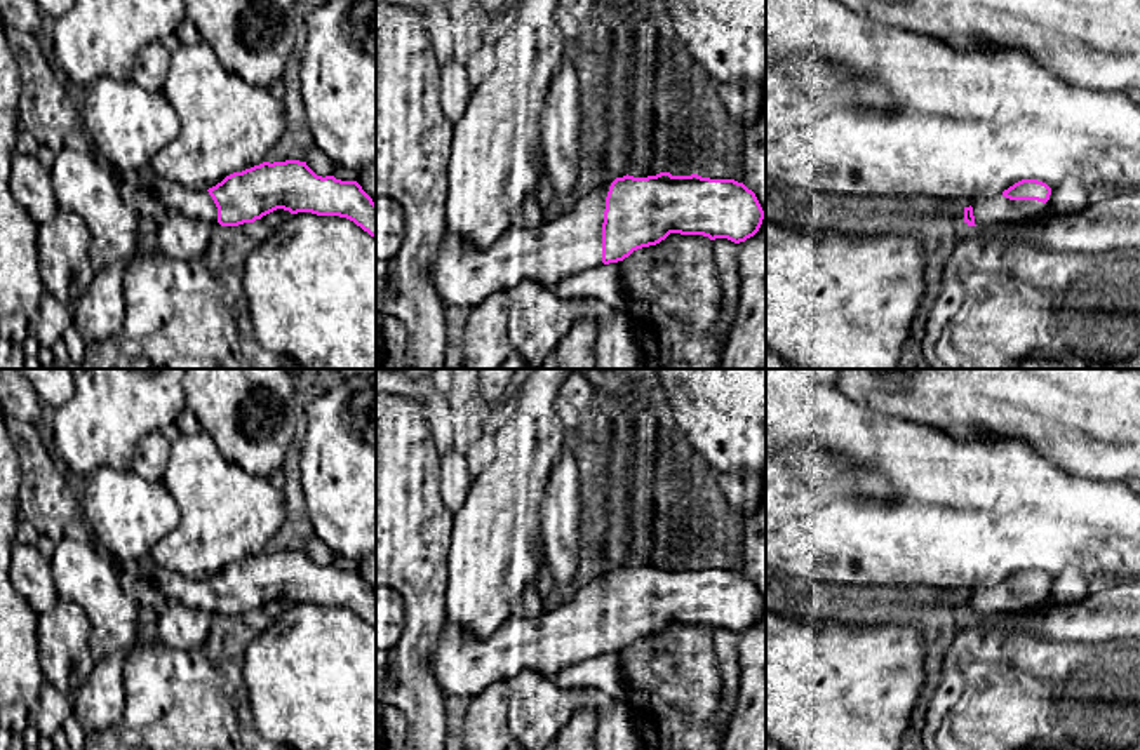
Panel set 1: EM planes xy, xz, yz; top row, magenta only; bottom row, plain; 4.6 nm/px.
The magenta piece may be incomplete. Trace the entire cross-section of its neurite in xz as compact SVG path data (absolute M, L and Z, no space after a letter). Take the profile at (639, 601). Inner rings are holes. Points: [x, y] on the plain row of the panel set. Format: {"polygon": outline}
{"polygon": "M670 562L647 567L627 564L611 573L606 586L593 583L574 588L560 607L538 618L510 616L484 640L466 639L459 628L447 623L430 654L430 670L444 698L473 698L527 668L550 677L585 660L623 651L637 639L660 633L670 623L740 633L759 621L762 609L764 600L755 583L734 569Z"}

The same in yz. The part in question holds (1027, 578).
{"polygon": "M1022 569L997 586L964 597L968 616L1009 616L1037 609L1051 600L1051 578L1037 569Z"}

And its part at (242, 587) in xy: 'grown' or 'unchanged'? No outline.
grown

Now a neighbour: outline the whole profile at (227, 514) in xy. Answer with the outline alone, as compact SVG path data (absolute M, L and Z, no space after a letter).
M204 430L171 442L162 482L179 506L181 520L150 555L158 567L190 579L209 579L233 562L266 552L287 515L284 491L270 477L252 475L230 463Z

